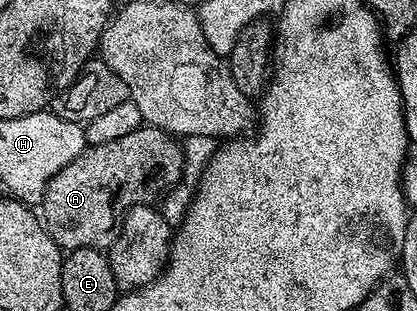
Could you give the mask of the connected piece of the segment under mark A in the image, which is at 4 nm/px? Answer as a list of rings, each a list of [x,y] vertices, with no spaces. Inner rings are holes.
[[[149,126],[113,142],[89,145],[48,182],[40,205],[41,219],[63,250],[109,250],[118,241],[122,220],[137,204],[153,205],[177,184],[182,161],[181,143],[171,133]]]

